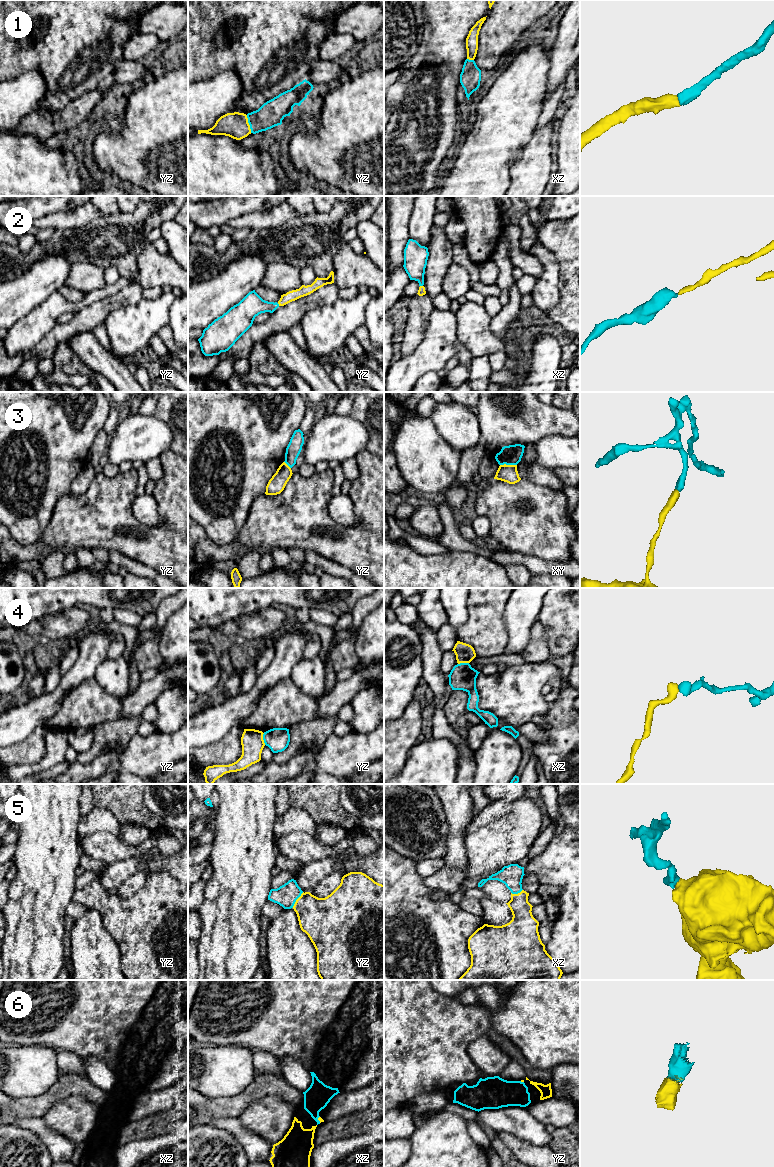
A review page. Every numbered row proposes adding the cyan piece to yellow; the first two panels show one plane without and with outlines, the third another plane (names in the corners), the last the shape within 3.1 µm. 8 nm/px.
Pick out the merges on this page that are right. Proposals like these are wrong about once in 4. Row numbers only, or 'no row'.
1, 2, 5, 6

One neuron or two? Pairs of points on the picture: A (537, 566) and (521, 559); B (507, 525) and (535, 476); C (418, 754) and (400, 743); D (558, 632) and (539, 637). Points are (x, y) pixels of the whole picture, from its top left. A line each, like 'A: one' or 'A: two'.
A: one
B: two
C: two
D: two

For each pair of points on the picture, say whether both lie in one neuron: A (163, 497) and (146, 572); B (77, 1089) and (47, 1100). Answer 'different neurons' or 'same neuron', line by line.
A: different neurons
B: same neuron

